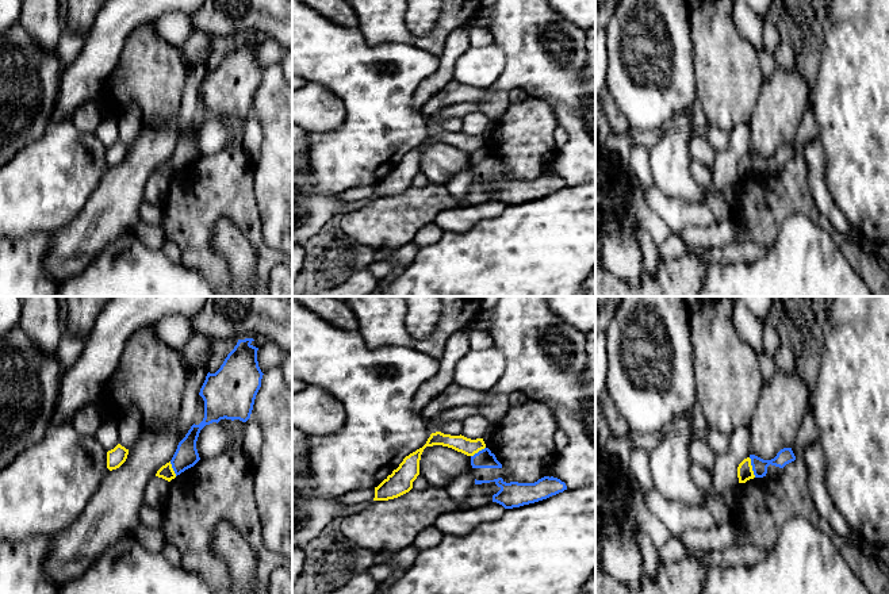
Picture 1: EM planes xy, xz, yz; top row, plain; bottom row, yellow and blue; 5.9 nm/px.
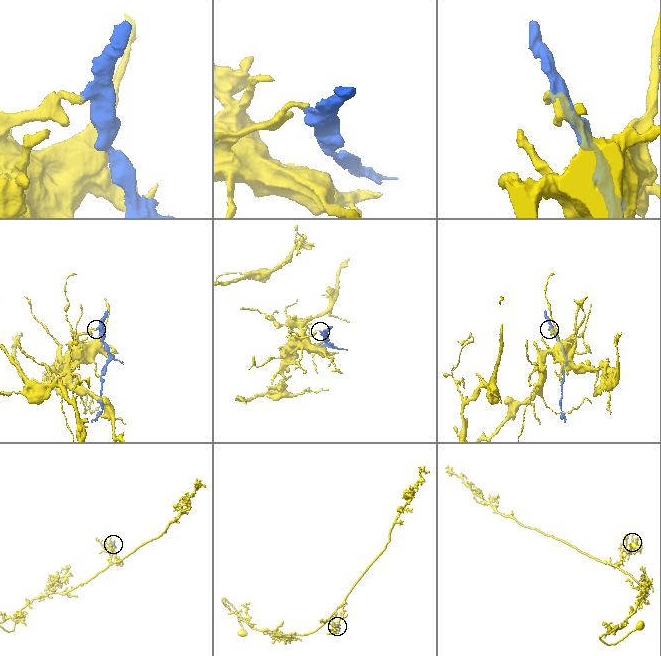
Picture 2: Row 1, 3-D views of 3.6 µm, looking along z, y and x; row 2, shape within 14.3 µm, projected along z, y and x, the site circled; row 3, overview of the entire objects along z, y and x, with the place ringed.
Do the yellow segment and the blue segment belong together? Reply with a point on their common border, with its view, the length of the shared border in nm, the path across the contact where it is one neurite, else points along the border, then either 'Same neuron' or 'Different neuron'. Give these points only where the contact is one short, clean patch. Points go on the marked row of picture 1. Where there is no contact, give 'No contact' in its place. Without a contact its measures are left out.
Touches yellow at yz (751, 467). Shared border 130 nm. Boundary: yz (748, 458), (755, 476). Different neuron

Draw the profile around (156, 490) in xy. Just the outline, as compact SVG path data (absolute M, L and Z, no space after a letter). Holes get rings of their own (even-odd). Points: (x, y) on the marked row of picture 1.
M154 476L145 488L145 503L152 507L161 507L168 494L169 482Z

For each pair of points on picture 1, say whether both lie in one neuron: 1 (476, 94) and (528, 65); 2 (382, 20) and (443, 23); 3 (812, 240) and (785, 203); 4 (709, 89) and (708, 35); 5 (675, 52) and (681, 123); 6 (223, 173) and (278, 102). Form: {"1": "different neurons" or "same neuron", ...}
{"1": "different neurons", "2": "same neuron", "3": "different neurons", "4": "same neuron", "5": "different neurons", "6": "different neurons"}

